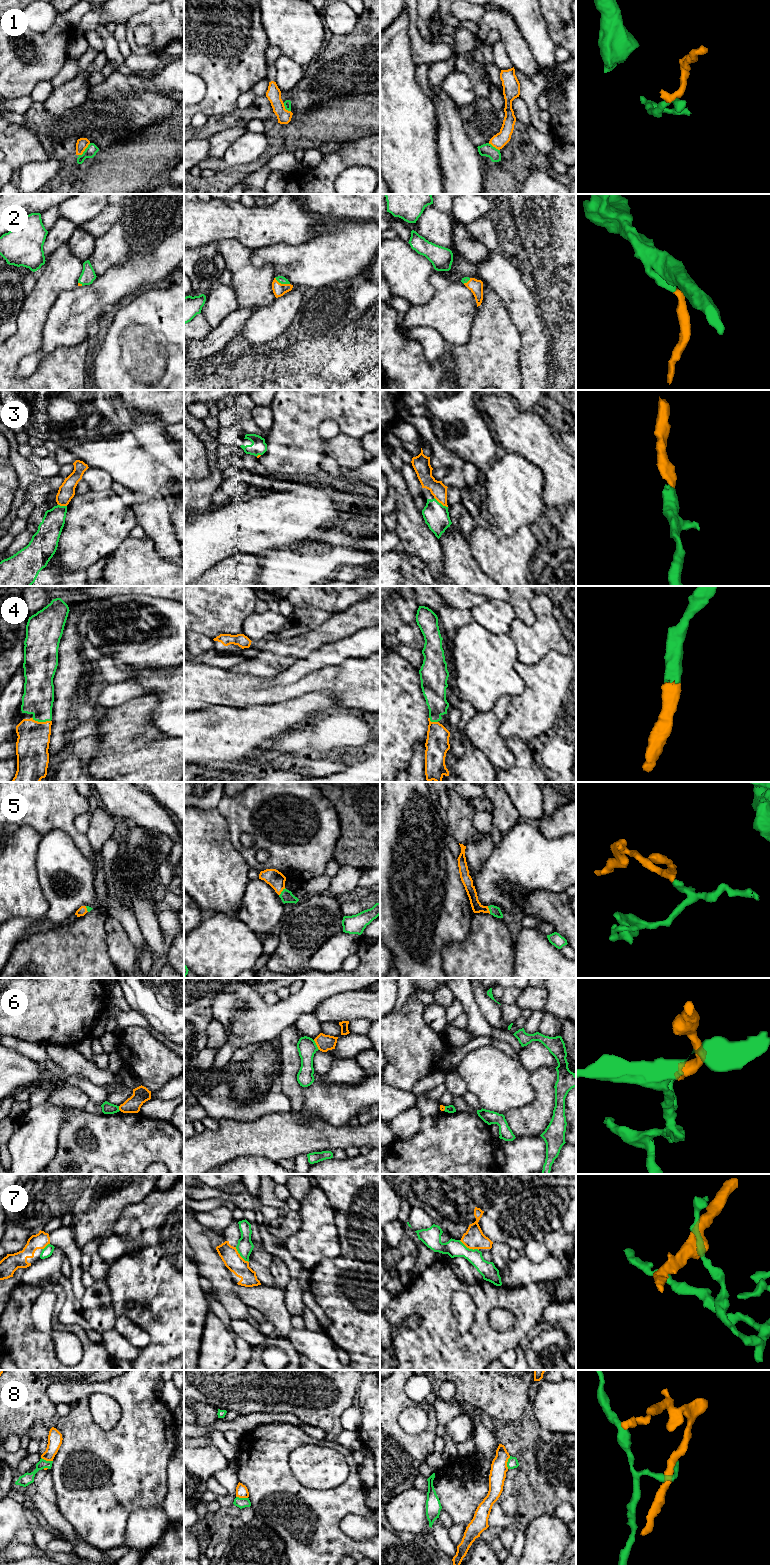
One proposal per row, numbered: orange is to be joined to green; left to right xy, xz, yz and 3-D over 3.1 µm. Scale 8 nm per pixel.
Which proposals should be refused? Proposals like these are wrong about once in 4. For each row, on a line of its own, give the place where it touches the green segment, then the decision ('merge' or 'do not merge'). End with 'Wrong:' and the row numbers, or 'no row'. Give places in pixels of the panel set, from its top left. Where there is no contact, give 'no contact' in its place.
1: xy (85, 150) | do not merge
2: xz (282, 283) | merge
3: yz (440, 503) | merge
4: xy (41, 721) | merge
5: xz (281, 892) | merge
6: xz (316, 1045) | do not merge
7: yz (468, 1248) | do not merge
8: yz (507, 1462) | do not merge
Wrong: 1, 6, 7, 8

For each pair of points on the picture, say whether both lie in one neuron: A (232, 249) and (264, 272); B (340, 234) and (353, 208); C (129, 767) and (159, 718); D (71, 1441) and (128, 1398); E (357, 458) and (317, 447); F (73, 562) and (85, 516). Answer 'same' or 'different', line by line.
A: same
B: different
C: different
D: same
E: different
F: same

